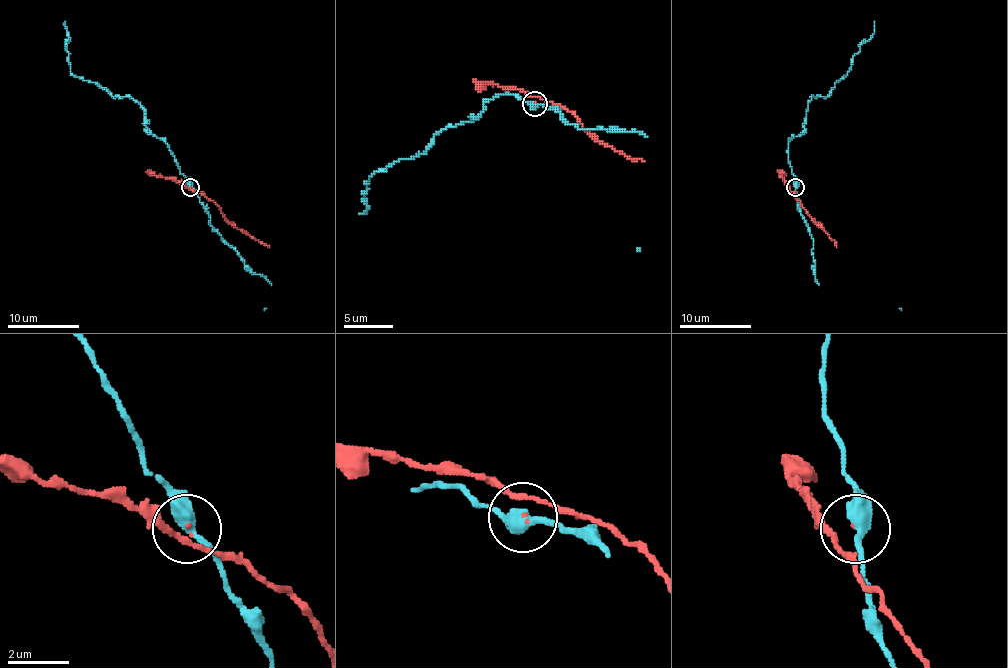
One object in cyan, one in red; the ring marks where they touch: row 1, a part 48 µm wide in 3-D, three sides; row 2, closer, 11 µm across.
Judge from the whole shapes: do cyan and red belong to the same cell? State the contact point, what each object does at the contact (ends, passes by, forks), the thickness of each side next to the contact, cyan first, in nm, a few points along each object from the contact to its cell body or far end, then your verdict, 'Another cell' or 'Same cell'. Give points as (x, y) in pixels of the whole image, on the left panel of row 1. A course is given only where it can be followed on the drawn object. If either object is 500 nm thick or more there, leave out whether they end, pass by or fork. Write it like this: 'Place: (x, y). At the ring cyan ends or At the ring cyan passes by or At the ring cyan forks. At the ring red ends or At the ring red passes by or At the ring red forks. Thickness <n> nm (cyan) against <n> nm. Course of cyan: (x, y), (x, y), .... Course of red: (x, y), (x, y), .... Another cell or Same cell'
Place: (190, 187). At the ring cyan passes by. At the ring red passes by. Thickness 400 nm (cyan) against 80 nm. Course of cyan: (190, 186), (163, 141), (144, 125), (144, 109), (126, 96), (113, 96), (70, 71), (65, 21). Course of red: (190, 186), (210, 199), (239, 229), (269, 247). Same cell

